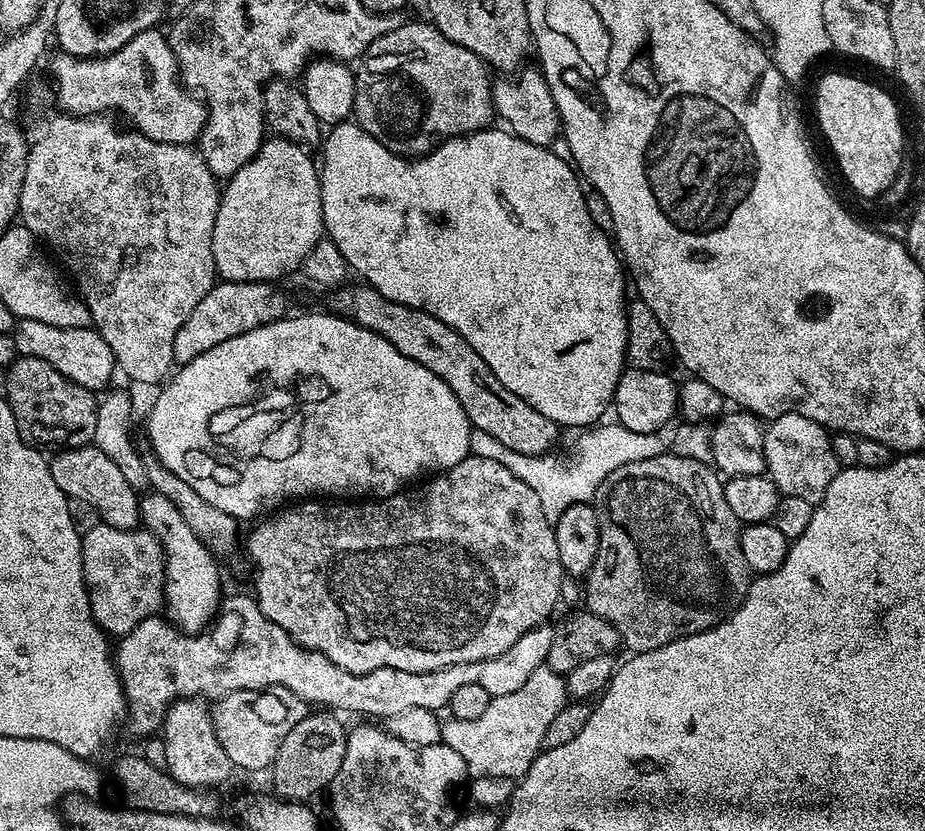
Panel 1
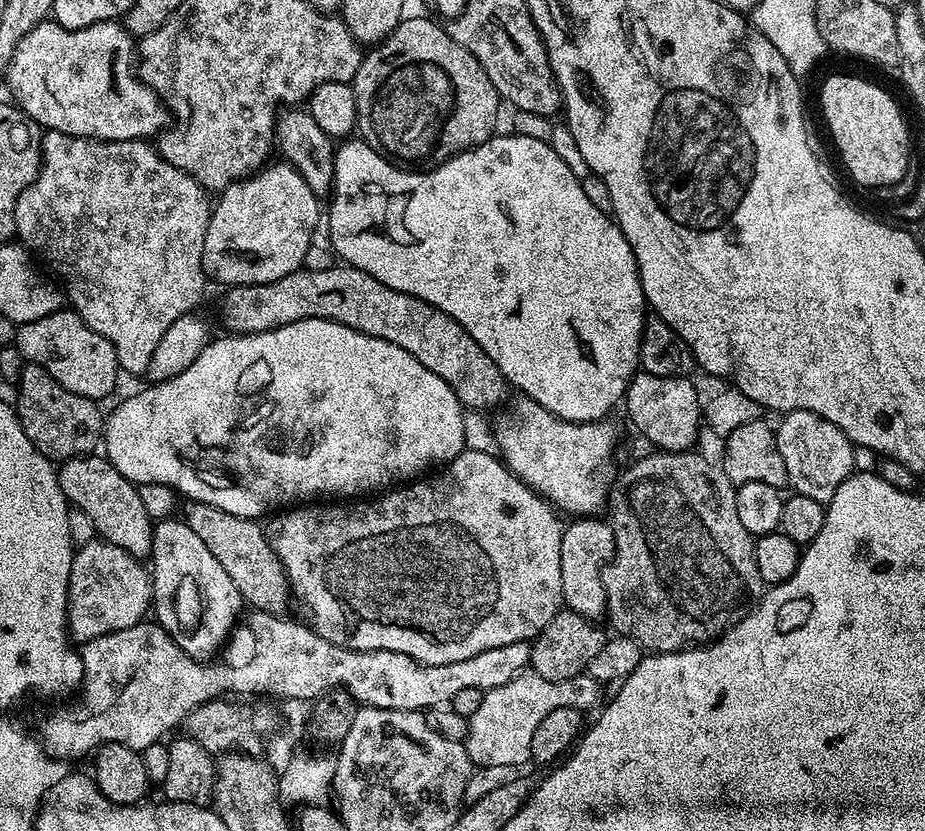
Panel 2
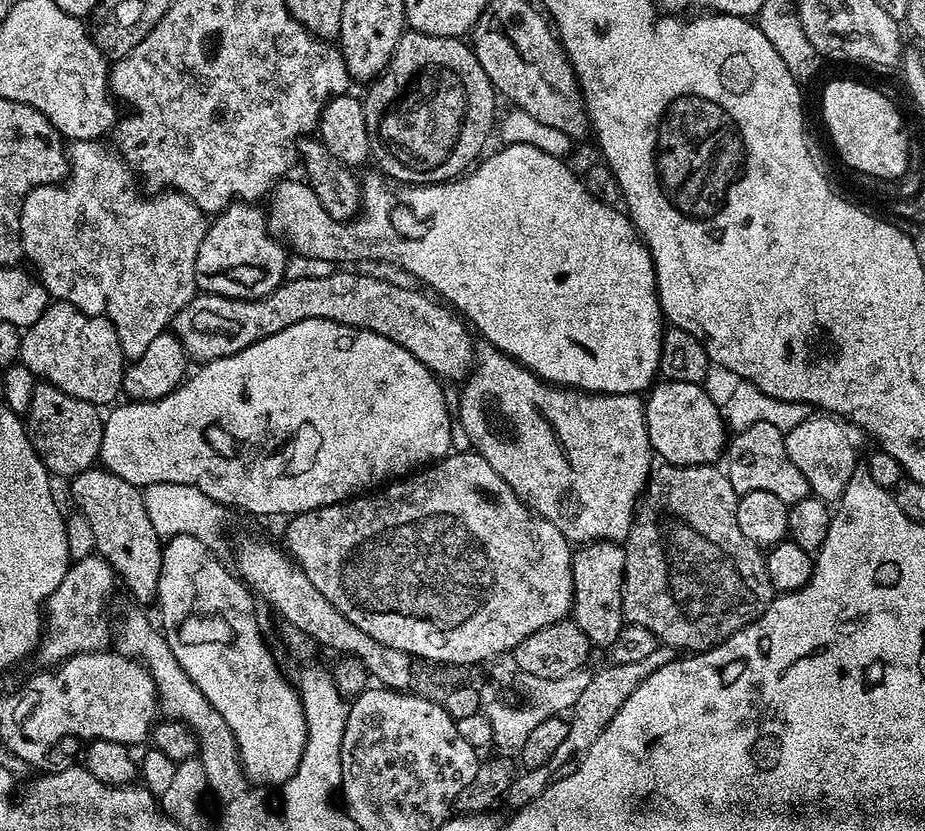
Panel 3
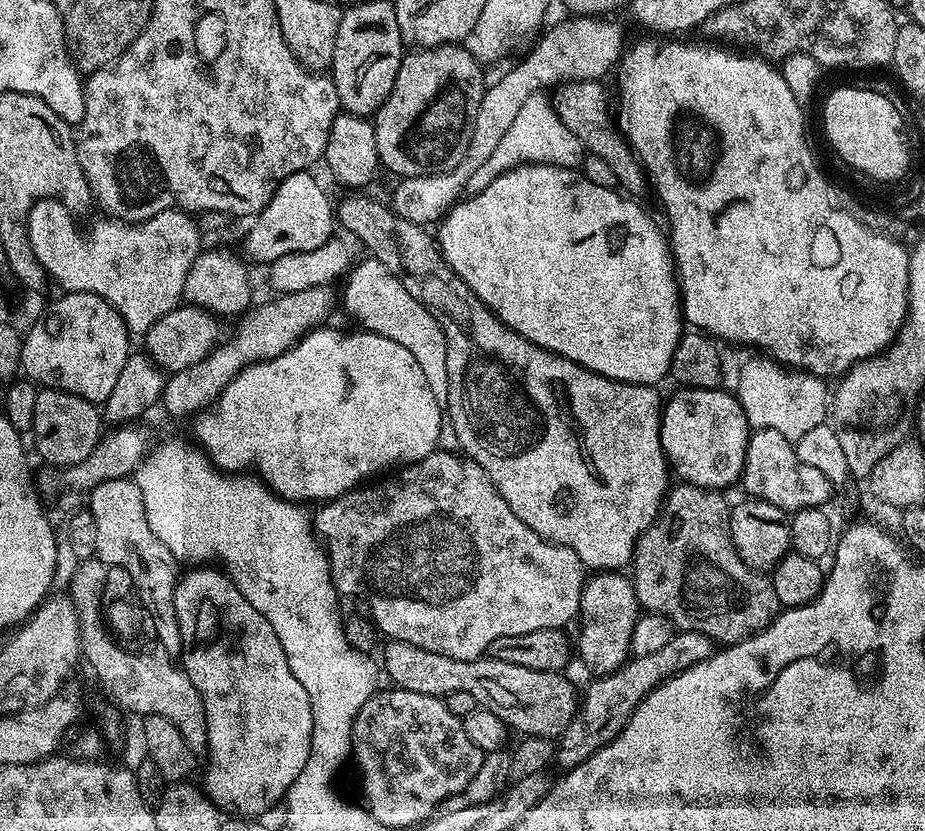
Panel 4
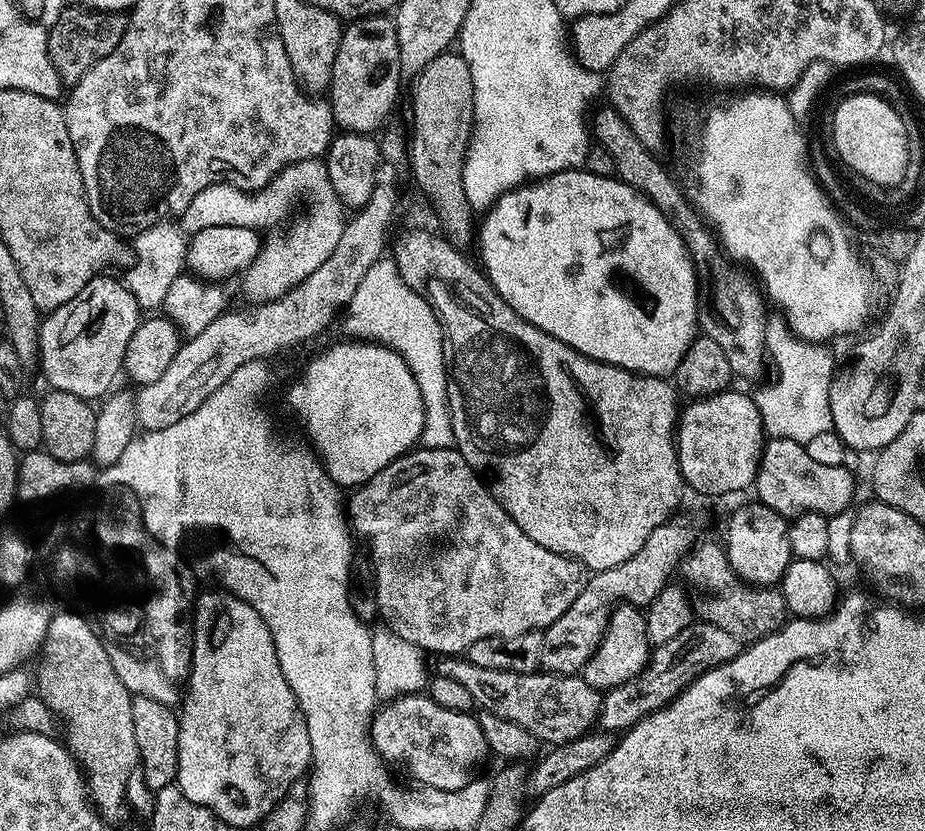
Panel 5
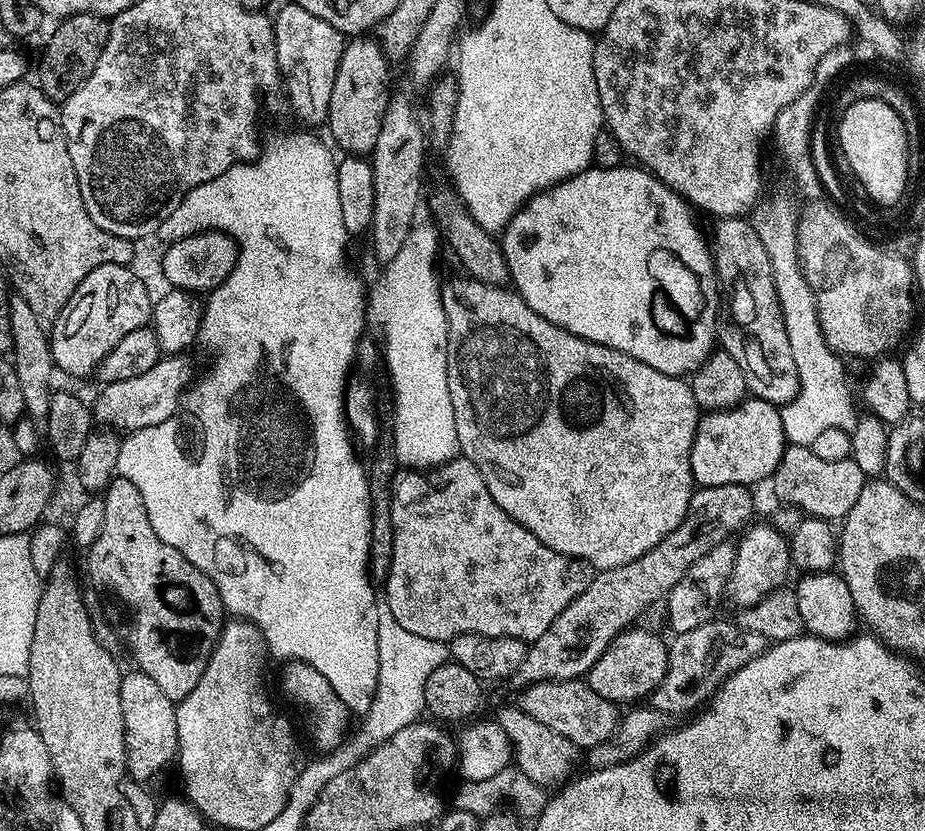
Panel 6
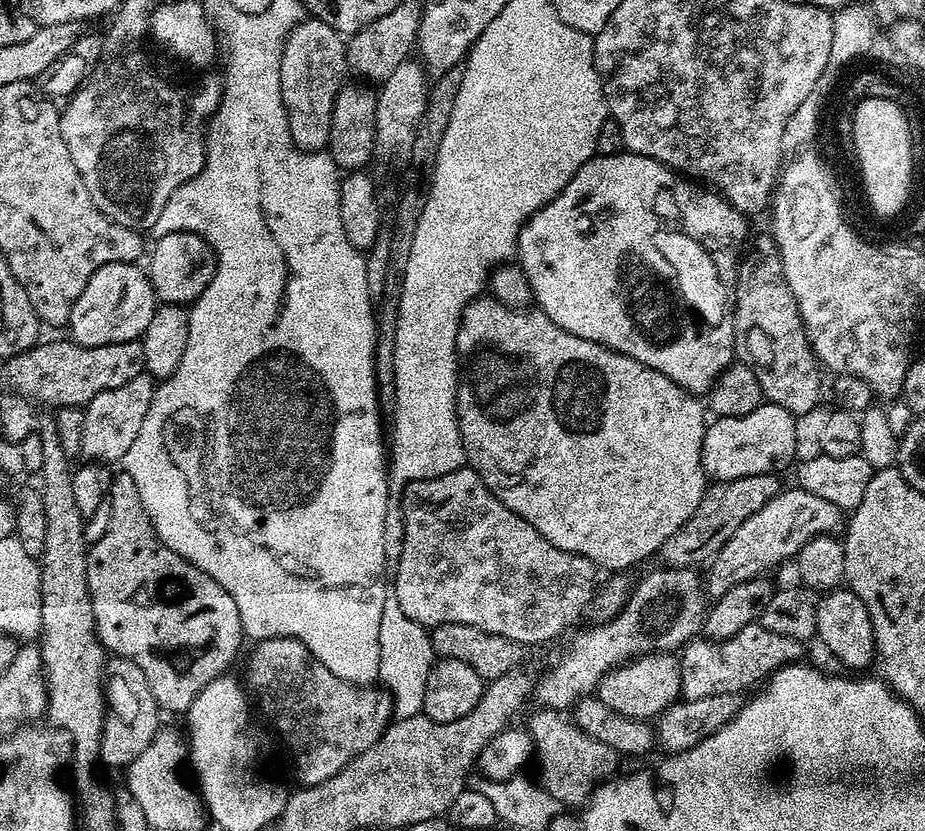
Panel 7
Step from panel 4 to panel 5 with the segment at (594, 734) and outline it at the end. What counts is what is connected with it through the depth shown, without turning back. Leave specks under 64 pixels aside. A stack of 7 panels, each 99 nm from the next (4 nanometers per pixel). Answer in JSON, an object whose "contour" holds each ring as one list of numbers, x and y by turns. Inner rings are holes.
{"contour":[[693,622,686,626,686,630,682,630,682,634,670,638,670,642,662,642,651,649,648,665,640,676,603,693,599,727,609,734,620,734,633,728,642,717,660,708,667,708,668,703,682,695,701,674,730,662,741,650,742,642,734,638,734,634,726,634,726,630,713,624]]}

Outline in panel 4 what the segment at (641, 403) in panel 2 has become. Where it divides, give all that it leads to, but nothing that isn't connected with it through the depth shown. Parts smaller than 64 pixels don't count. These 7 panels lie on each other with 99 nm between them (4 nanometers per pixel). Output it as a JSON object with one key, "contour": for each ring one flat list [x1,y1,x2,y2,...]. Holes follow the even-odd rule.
{"contour":[[681,387,672,397,665,399,660,413,660,441,668,467,673,473,680,475,685,484,693,484,699,488,715,488,725,490,732,483,739,481,744,474,746,446,750,429,746,422,746,414,740,401,731,391,724,392,719,388,685,388]]}

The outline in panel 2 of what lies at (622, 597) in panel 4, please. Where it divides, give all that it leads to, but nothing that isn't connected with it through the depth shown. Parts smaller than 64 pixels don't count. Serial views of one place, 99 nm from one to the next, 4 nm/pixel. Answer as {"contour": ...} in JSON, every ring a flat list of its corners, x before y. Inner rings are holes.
{"contour":[[576,518,572,525,567,525,562,534,562,594,564,595,564,608,569,612,582,614,590,621,596,622,607,613,606,586,602,582,604,566,612,559,616,552,616,539,611,523,607,519]]}

